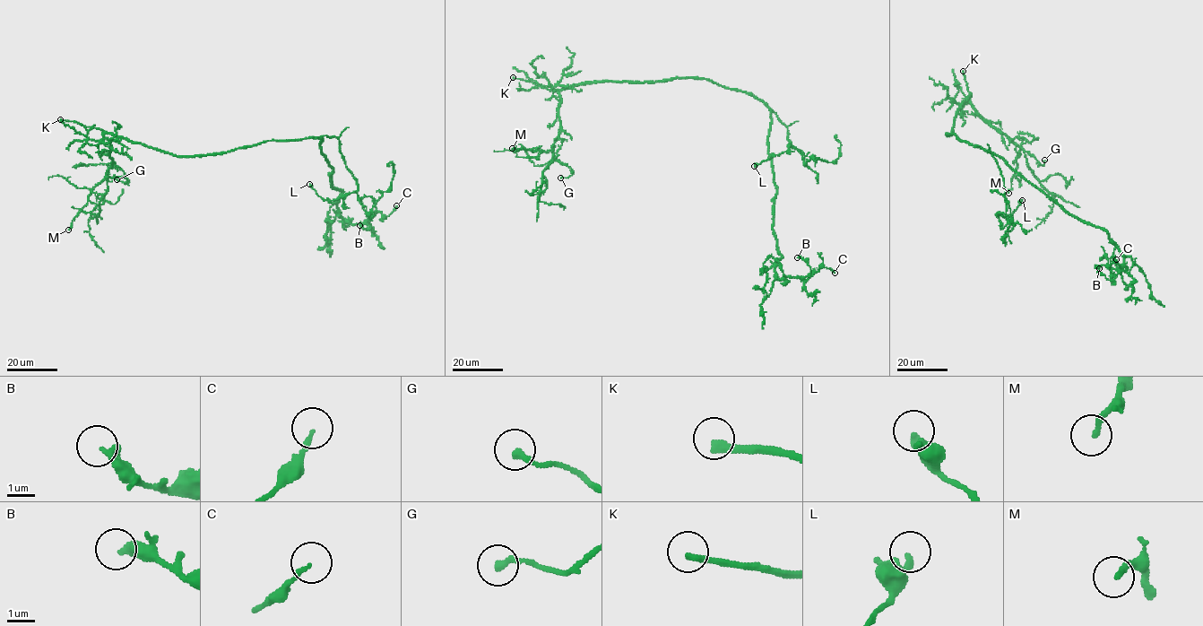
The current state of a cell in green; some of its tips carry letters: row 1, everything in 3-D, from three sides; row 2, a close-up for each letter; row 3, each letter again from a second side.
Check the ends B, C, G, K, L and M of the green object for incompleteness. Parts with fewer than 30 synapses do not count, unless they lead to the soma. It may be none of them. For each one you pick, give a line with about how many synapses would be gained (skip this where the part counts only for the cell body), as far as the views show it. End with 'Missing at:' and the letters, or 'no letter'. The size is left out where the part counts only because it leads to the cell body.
Missing at: K

